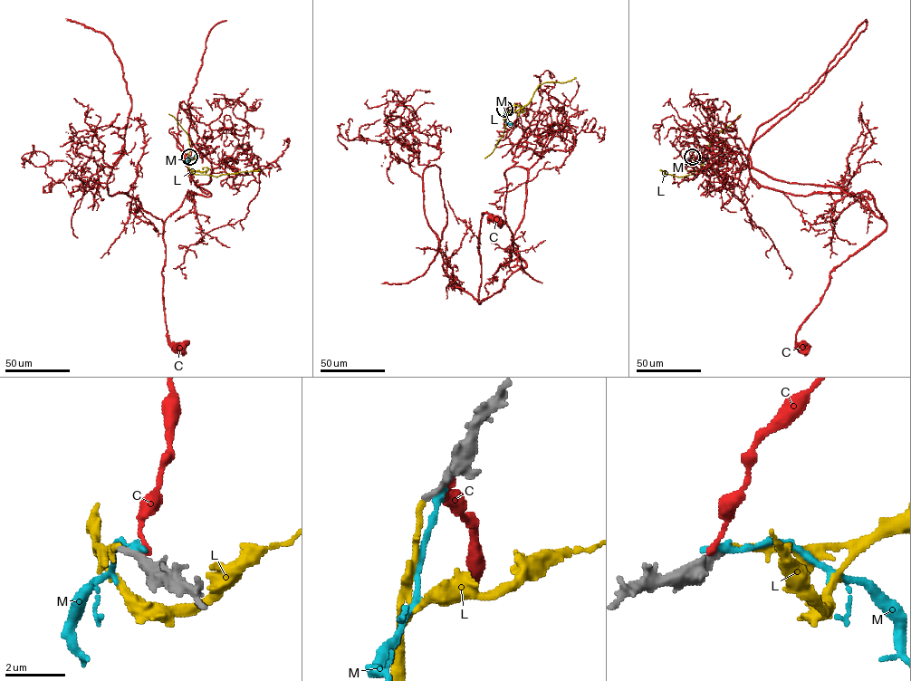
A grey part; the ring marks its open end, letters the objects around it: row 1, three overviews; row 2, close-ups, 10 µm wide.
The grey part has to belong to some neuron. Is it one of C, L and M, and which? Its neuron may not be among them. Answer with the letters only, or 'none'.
L

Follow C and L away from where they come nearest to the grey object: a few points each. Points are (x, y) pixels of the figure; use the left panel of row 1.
C: (190, 158), (210, 145), (211, 194), (164, 223), (180, 350)
L: (189, 157), (188, 167), (196, 174), (216, 177), (260, 169)

